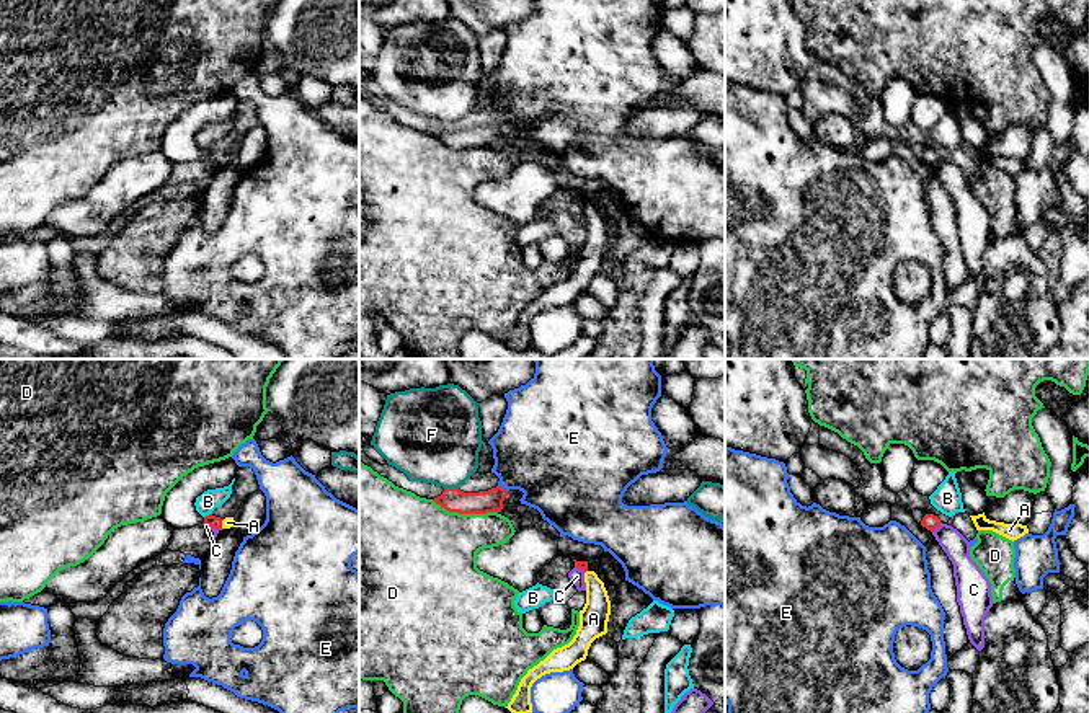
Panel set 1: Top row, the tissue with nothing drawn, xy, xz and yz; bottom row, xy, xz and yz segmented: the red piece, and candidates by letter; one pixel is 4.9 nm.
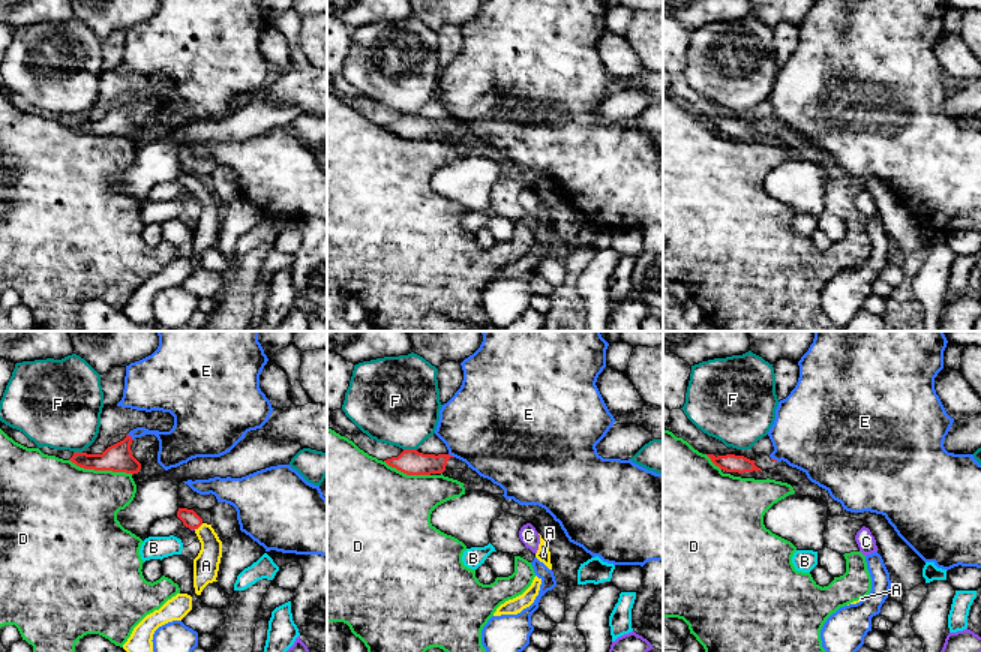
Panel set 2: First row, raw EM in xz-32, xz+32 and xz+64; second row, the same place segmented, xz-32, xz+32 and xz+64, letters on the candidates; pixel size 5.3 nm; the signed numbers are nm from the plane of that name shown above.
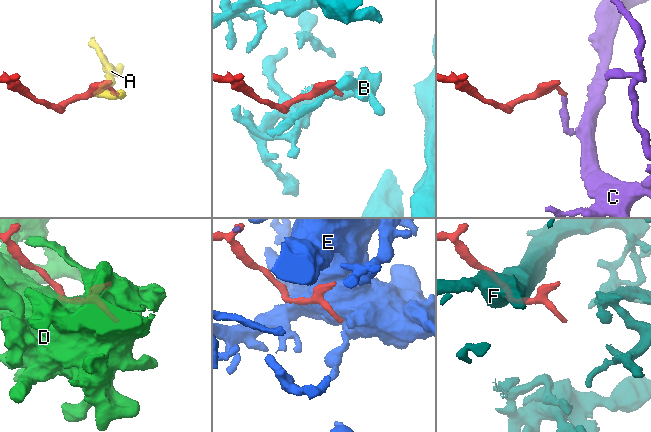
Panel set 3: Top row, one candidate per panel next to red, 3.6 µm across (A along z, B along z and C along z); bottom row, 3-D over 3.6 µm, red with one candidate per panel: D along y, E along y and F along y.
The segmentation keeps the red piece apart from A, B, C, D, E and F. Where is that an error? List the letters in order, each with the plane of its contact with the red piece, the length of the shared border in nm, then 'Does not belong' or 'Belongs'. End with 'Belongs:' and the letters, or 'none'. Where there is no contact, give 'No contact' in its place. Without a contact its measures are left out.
A: Touches red in xy. Shared border 50 nm. Belongs
B: Touches red in xy. Shared border 50 nm. Does not belong
C: Touches red in yz. Shared border 70 nm. Does not belong
D: Touches red in xz. Shared border 340 nm. Does not belong
E: Touches red in xz. Shared border 60 nm. Does not belong
F: Touches red in xz. Shared border 70 nm. Does not belong
Belongs: A

